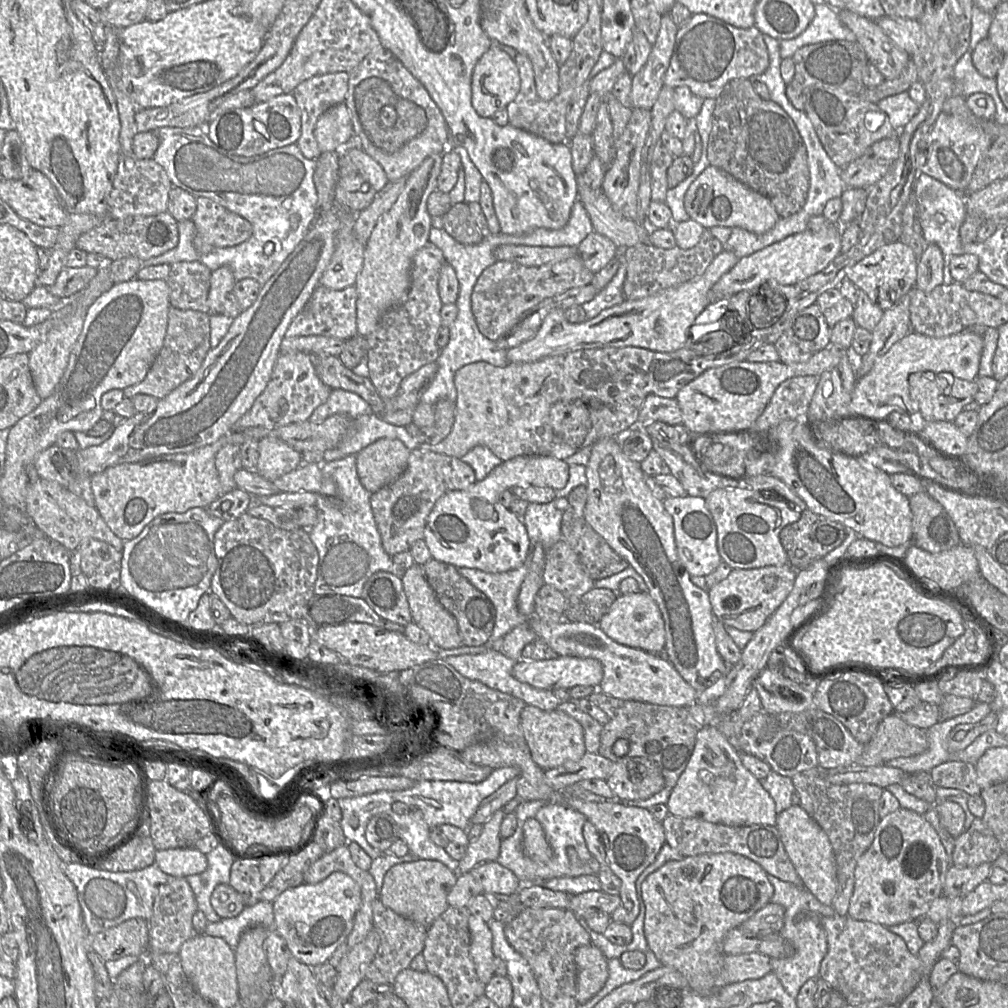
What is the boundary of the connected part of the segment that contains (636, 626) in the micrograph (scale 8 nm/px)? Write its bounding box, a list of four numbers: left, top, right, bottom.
[597,592,665,654]

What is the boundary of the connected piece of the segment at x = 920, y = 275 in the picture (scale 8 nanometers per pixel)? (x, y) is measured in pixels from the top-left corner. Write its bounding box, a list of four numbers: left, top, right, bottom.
[915,244,944,292]

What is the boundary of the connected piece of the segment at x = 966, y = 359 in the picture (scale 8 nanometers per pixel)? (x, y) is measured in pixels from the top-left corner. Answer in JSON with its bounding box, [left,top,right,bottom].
[849,330,983,420]

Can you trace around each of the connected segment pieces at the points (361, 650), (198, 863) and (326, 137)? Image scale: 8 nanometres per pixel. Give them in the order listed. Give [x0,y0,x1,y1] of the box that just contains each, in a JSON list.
[[312,623,438,672],[155,847,207,877],[314,102,354,152]]

